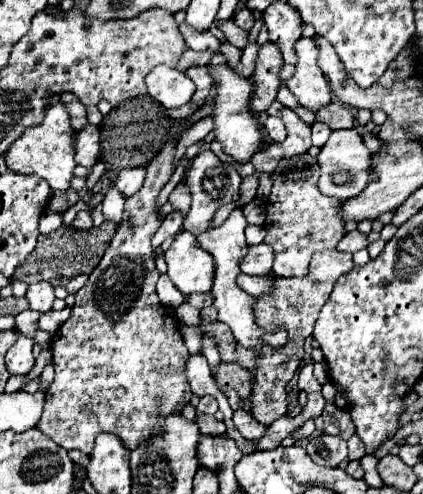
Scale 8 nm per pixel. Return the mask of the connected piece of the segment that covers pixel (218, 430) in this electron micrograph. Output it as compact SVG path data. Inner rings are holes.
M201 414L201 416L195 418L195 422L197 422L201 434L225 434L225 430L227 430L225 424L219 422L219 420L217 420L215 416L211 416L211 414Z

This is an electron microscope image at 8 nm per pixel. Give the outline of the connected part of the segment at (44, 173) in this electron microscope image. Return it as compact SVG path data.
M49 94L45 102L47 102L47 108L45 108L43 122L37 126L25 128L25 132L9 146L5 160L7 160L7 166L13 168L13 172L35 174L45 178L53 190L67 190L69 180L73 178L73 168L75 168L73 128L69 124L69 114L65 112L59 96Z

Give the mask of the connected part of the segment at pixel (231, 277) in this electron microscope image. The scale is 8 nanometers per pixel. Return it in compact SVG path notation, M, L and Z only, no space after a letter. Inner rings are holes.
M235 208L235 210L229 214L229 218L225 220L225 224L221 224L219 228L213 228L213 230L209 230L209 232L205 232L205 234L197 234L197 242L201 244L203 250L207 250L207 252L213 256L213 262L215 262L213 288L211 288L213 306L215 306L217 312L219 312L219 320L225 322L225 324L231 328L235 340L237 340L239 344L243 344L245 348L251 348L253 352L259 350L259 344L269 344L269 346L273 346L273 348L279 348L279 346L283 346L283 344L287 342L287 332L285 332L283 328L275 330L273 334L263 332L263 330L255 324L253 298L251 298L247 292L243 292L243 290L237 286L237 282L235 282L235 278L237 278L237 274L239 274L239 260L241 260L243 252L247 250L247 242L245 242L245 234L243 234L245 226L247 226L247 220L245 220L245 216L243 216L243 210Z

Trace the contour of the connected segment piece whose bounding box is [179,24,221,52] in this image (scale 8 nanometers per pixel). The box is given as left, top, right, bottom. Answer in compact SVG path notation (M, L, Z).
M181 24L179 30L181 30L181 34L183 34L183 38L191 50L217 52L221 48L221 42L209 30L207 32L191 32L191 28L187 28L187 24Z

